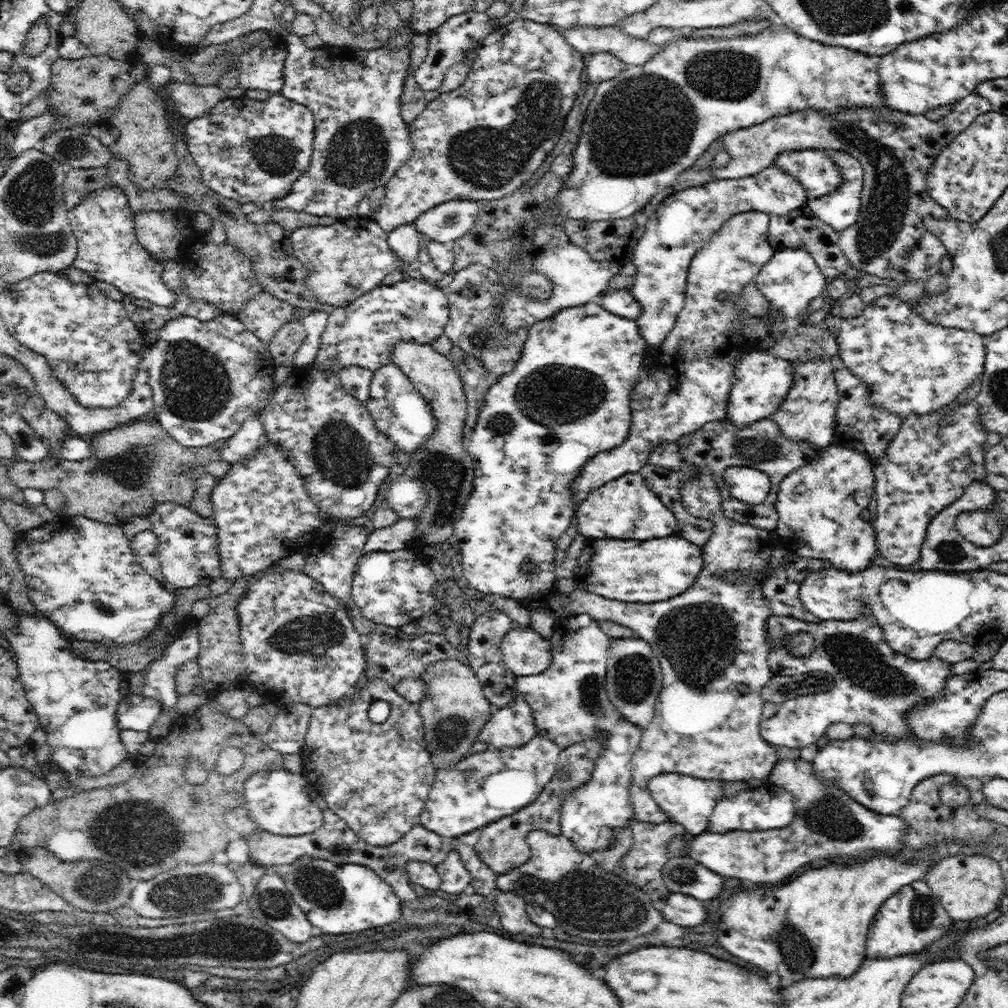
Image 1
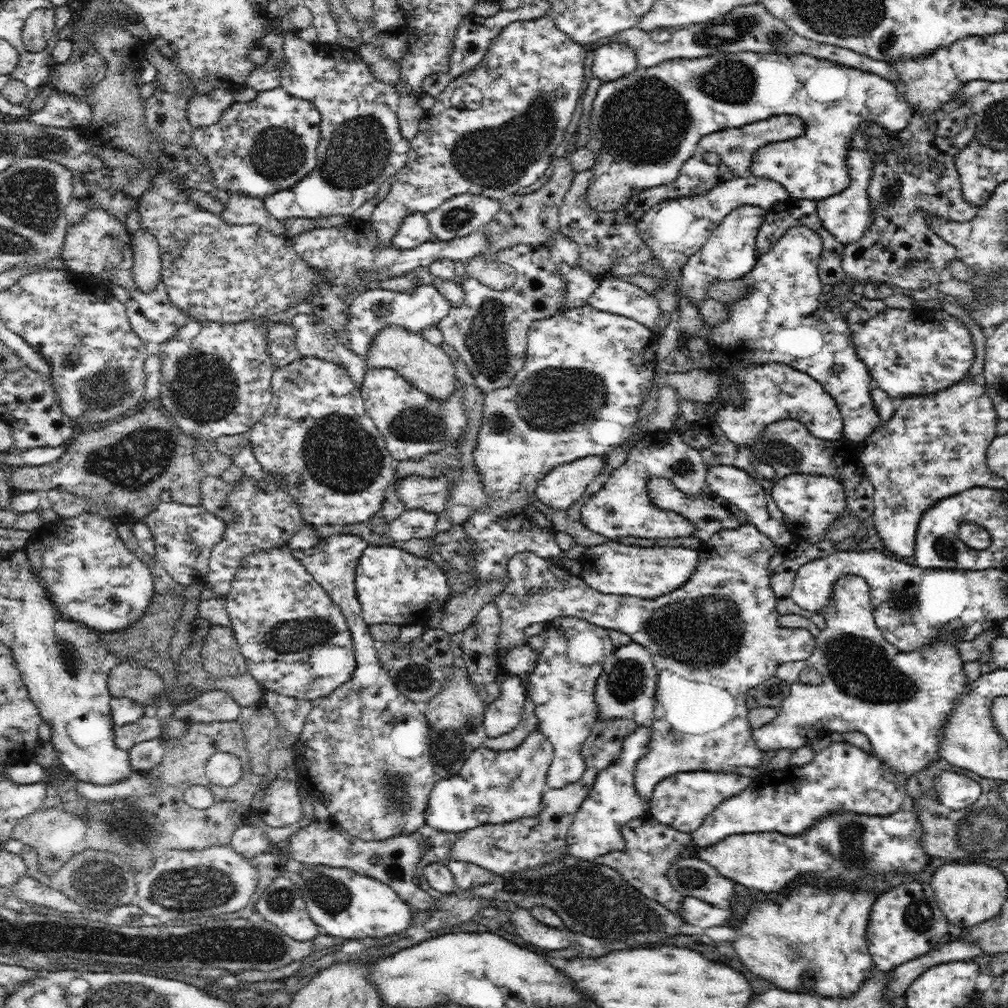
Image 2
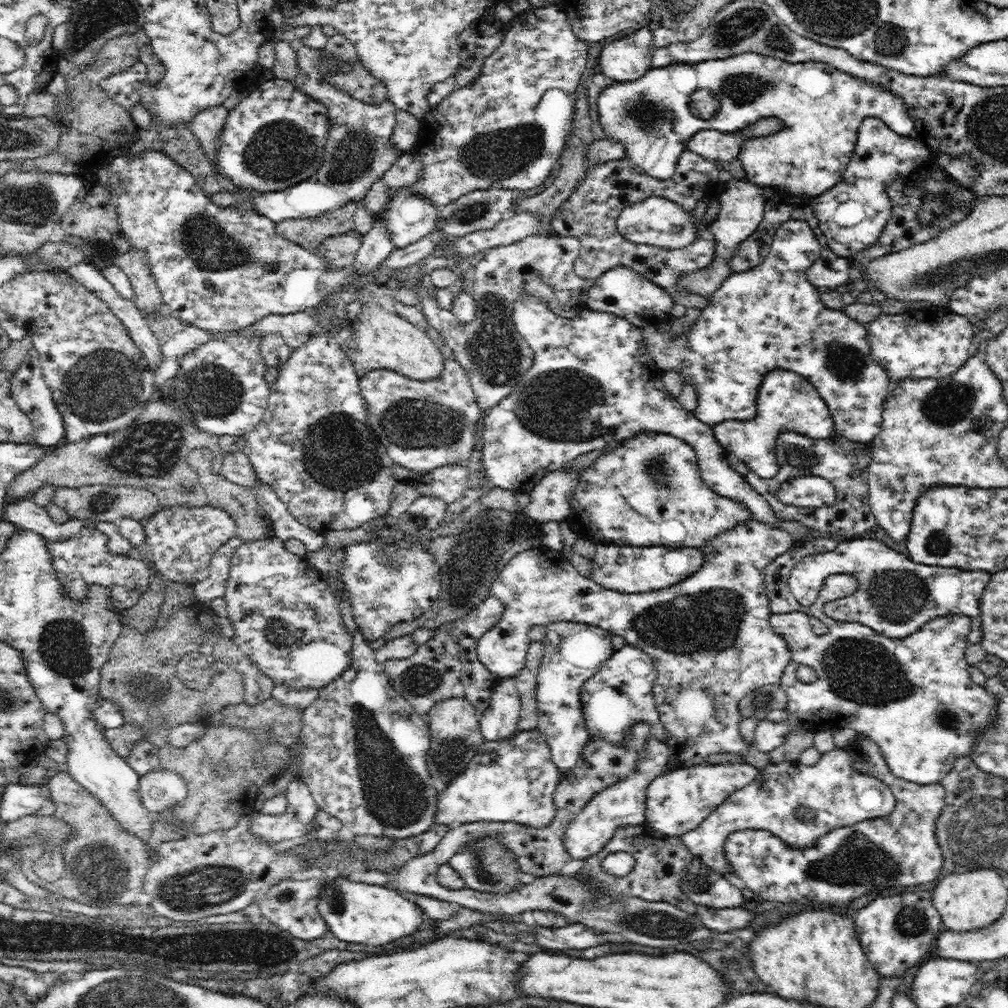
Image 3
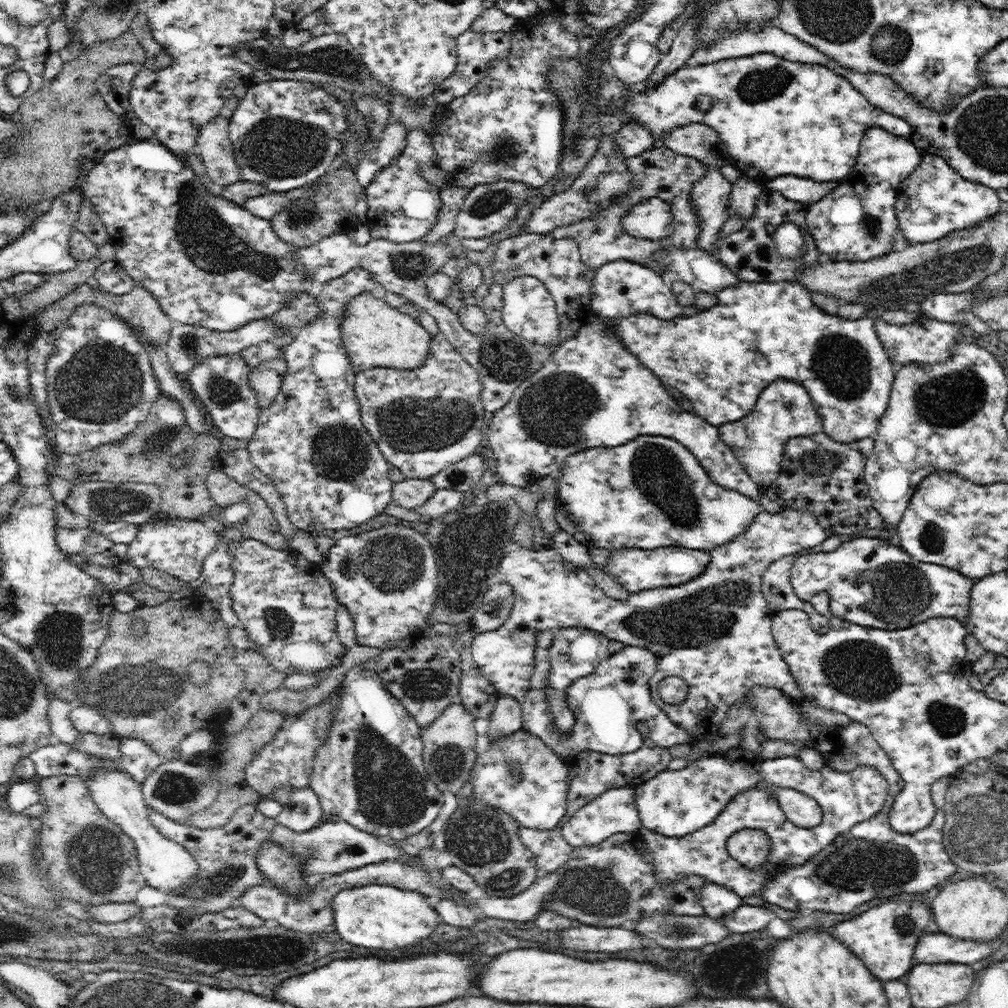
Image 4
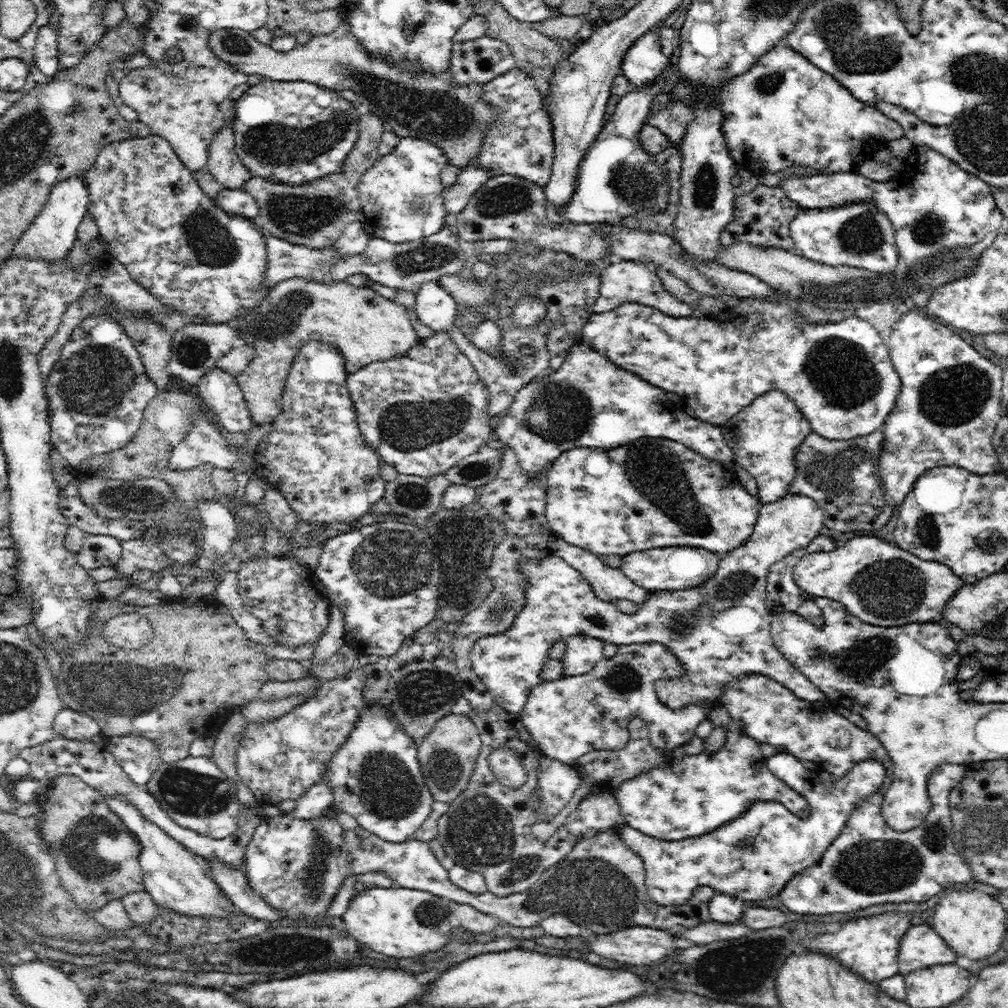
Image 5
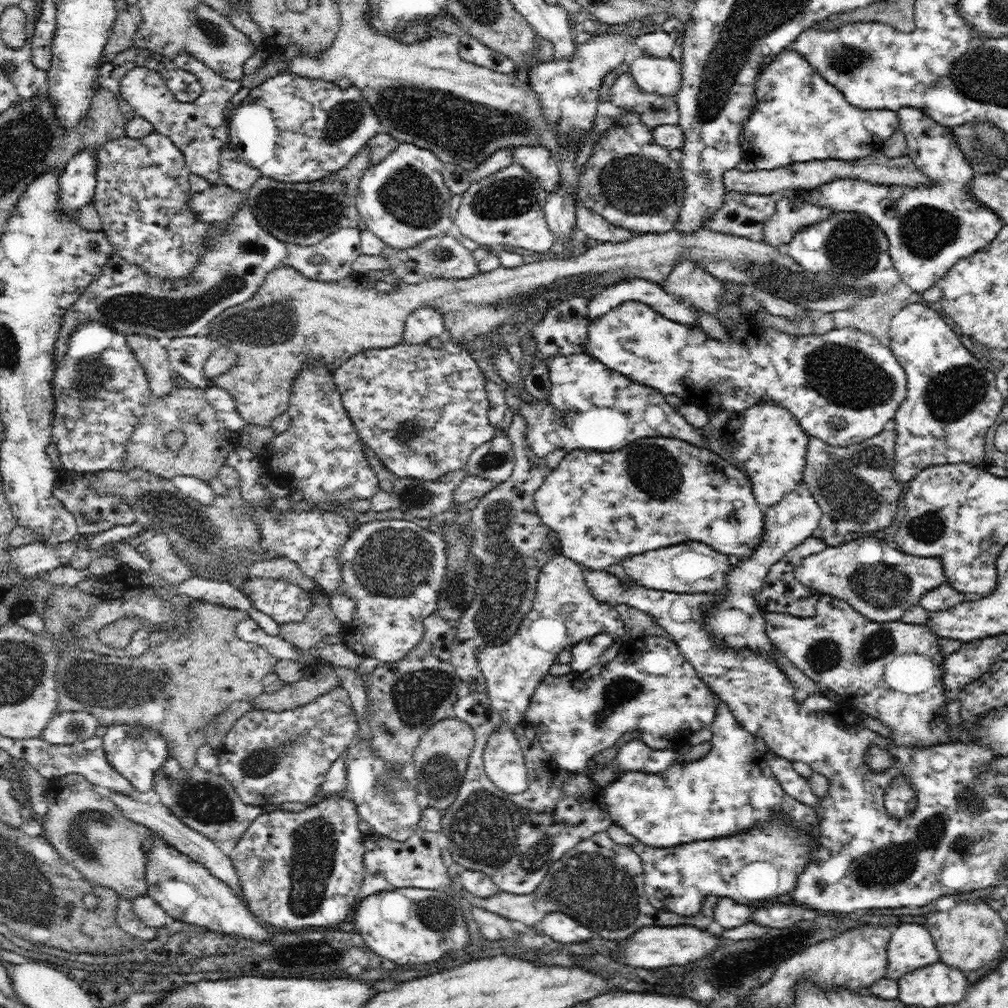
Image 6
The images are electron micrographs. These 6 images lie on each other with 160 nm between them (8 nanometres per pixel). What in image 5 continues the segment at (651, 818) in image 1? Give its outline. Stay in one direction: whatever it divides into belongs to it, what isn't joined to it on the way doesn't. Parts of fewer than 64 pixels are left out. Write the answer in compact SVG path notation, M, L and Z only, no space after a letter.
M786 493L780 500L761 504L759 515L750 538L738 548L727 552L719 562L717 571L706 582L694 588L681 590L659 590L641 602L634 614L620 612L614 602L596 597L592 585L584 575L572 568L563 558L554 554L543 559L528 559L519 564L526 591L526 602L520 614L507 631L479 638L470 653L473 669L486 685L494 702L509 713L519 713L530 691L540 681L543 662L548 650L555 642L565 642L568 637L586 635L617 645L648 644L659 642L667 646L685 673L676 677L661 678L654 682L655 691L662 704L680 709L686 704L705 700L709 707L721 706L720 696L724 686L742 674L763 674L790 689L798 698L825 702L826 694L804 676L776 647L771 635L771 616L765 600L767 597L767 574L770 567L787 554L808 546L824 526L825 510L813 499L801 494Z

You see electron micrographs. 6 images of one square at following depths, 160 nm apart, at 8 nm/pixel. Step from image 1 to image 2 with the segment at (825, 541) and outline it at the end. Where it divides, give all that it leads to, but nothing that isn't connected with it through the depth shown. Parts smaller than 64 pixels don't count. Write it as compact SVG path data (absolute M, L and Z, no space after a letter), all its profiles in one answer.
M808 473L790 474L782 478L773 486L771 493L777 507L784 513L783 522L787 525L790 534L796 541L806 541L808 544L826 540L828 528L836 522L846 509L846 493L844 493L844 483L839 482L832 476L818 476Z

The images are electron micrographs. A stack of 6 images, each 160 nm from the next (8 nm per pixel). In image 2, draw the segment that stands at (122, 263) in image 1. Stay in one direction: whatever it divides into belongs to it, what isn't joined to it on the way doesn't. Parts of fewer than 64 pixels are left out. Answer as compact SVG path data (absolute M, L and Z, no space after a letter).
M102 207L88 210L80 222L69 225L61 256L68 268L75 273L88 272L99 276L106 286L114 284L137 288L131 277L134 249L132 249L130 231L124 225L124 221L120 221Z

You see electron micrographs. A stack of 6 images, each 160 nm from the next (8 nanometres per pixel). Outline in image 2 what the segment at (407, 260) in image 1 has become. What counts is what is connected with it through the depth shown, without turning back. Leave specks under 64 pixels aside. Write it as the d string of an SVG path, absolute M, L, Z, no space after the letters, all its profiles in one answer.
M412 212L402 221L400 228L393 236L392 243L400 250L410 250L433 239L425 215Z

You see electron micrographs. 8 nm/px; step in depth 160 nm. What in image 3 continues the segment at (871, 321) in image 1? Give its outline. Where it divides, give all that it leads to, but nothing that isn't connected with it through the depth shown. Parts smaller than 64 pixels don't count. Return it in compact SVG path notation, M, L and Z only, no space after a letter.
M932 305L926 309L910 309L903 314L894 314L892 316L882 312L874 321L870 322L868 336L870 338L872 358L878 362L878 365L886 369L893 384L896 384L896 381L906 380L906 378L950 377L971 358L973 353L972 337L974 336L974 330L972 330L972 323L968 321L967 317L956 314L947 305Z

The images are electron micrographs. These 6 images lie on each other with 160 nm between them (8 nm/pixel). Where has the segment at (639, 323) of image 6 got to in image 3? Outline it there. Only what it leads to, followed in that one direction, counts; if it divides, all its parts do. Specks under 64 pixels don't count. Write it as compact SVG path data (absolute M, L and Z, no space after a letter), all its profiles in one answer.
M788 220L780 225L780 228L776 230L773 241L771 244L770 252L768 253L767 260L761 265L755 266L749 271L732 272L731 275L722 282L720 288L708 296L708 306L704 310L701 310L701 315L697 321L688 328L688 331L681 336L671 336L670 328L664 326L650 325L646 328L642 328L642 333L645 336L645 346L647 354L656 362L656 365L664 372L678 372L685 377L685 384L692 384L696 387L698 393L698 405L693 411L694 415L702 422L711 426L717 425L719 422L725 420L750 420L754 419L757 414L757 400L758 389L762 384L762 380L766 377L768 372L772 370L790 370L795 374L806 378L814 388L818 390L822 400L828 406L832 419L834 419L834 432L848 440L854 442L868 442L871 441L882 430L883 413L885 410L886 398L890 393L890 389L893 387L893 383L888 377L888 372L884 367L878 365L878 362L872 358L872 350L870 347L870 338L868 336L868 328L864 327L862 323L852 320L852 318L844 318L844 314L840 310L828 310L828 307L820 300L820 293L817 288L808 281L806 272L808 268L818 260L820 256L820 243L818 237L814 234L812 227L802 220Z

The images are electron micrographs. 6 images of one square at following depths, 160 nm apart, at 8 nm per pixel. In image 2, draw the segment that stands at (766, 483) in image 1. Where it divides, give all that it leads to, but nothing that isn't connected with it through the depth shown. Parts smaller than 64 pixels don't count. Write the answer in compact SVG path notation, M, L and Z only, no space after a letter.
M707 466L707 486L706 488L716 493L718 496L734 503L748 518L748 522L755 524L758 530L762 531L777 546L786 546L794 540L790 534L787 525L783 521L774 520L770 516L766 505L765 490L760 484L756 484L756 480L738 467L726 466Z

